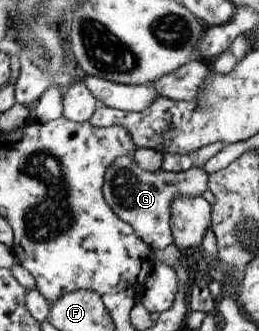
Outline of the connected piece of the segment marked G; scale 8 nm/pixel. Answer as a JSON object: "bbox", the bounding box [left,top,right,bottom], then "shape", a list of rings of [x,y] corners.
{"bbox":[101,156,208,251],"shape":[[[118,156],[106,167],[101,192],[112,212],[132,227],[136,236],[154,251],[172,244],[169,225],[169,204],[175,196],[201,196],[208,189],[208,176],[204,169],[190,167],[182,172],[158,170],[150,172],[140,168],[128,156]]]}

